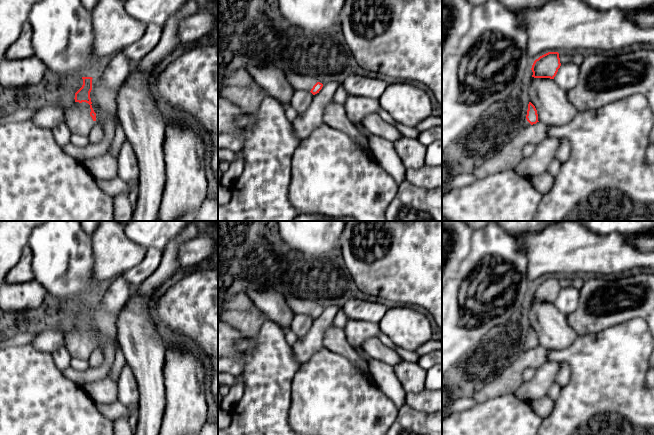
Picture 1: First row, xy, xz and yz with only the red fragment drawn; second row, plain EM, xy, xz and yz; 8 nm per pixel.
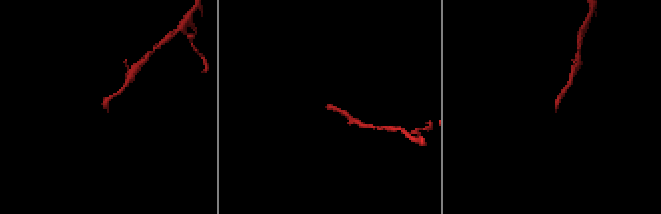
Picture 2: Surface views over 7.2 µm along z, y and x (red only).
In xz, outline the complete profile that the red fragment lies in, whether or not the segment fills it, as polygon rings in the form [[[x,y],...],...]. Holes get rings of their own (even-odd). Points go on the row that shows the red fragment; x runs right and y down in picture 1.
[[[286,70],[286,78],[294,90],[310,91],[313,95],[319,93],[323,84],[317,82],[314,77],[302,76],[291,70]]]

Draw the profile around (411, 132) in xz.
[[[397,123],[395,126],[404,137],[418,139],[420,132],[415,127],[408,127]]]

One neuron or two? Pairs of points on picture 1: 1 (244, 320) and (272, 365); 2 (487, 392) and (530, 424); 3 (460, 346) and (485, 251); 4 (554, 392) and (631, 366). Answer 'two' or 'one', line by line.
1: two
2: two
3: one
4: two

